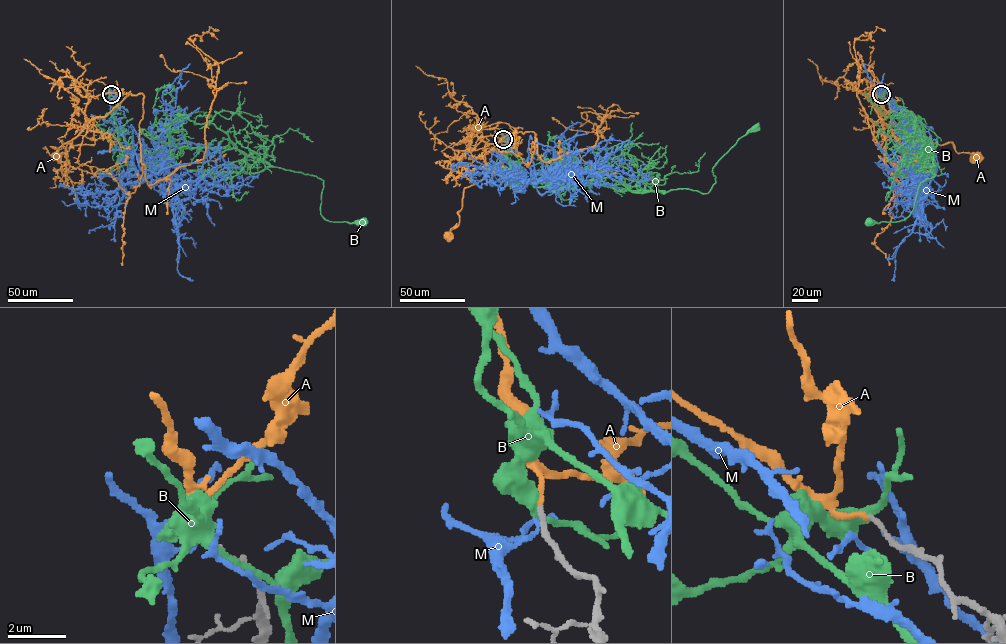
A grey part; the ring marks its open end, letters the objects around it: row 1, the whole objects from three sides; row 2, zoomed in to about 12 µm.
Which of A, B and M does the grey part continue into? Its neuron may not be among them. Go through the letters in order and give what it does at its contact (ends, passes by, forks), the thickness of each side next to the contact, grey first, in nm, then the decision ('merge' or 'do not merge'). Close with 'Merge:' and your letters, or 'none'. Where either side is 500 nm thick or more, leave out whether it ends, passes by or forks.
A: it ends | 150/160 nm | merge
B: it passes by | 160/400 nm | do not merge
M: it ends | 240/140 nm | do not merge
Merge: A

